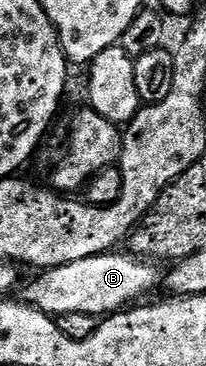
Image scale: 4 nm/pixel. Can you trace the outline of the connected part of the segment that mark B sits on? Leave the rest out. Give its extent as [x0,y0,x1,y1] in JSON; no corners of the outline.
[21,251,160,319]

